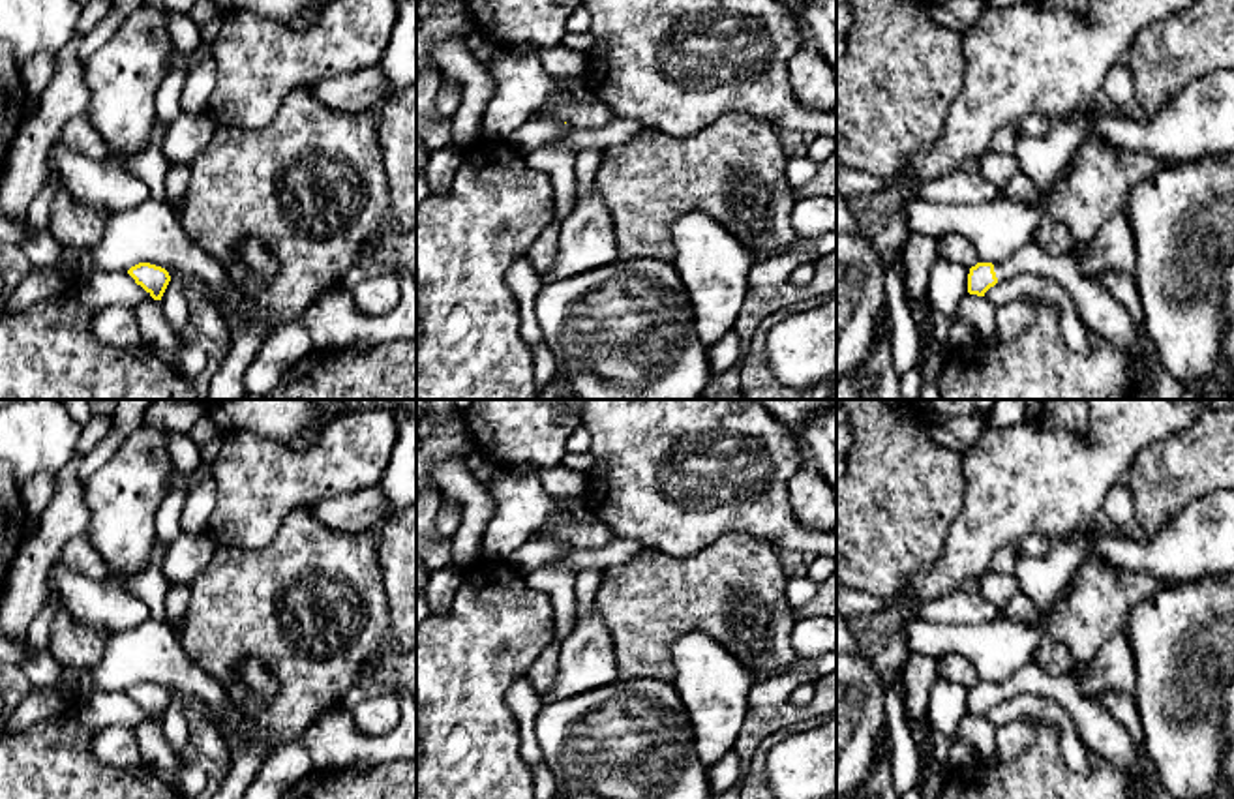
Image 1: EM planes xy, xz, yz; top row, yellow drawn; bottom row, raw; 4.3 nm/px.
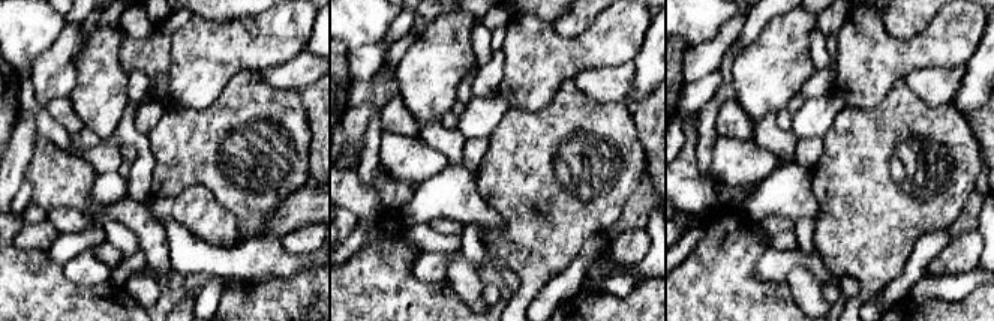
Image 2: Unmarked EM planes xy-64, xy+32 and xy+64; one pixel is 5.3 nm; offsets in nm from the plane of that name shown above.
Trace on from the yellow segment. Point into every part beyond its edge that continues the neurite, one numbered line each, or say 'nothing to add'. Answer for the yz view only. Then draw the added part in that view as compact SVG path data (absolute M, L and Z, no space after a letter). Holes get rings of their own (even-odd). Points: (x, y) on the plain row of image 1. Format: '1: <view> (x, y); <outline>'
1: yz (1103, 734); M1031 656L1015 675L994 685L994 692L998 701L1018 694L1041 694L1060 703L1071 715L1086 746L1129 775L1131 797L1150 799L1131 733L1099 701L1084 698L1071 673L1050 675Z

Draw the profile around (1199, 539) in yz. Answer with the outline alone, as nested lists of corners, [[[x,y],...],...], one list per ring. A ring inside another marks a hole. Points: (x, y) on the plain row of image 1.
[[[1221,490],[1206,495],[1200,501],[1189,503],[1185,508],[1176,512],[1166,525],[1161,525],[1151,536],[1127,538],[1110,535],[1091,535],[1090,531],[1078,531],[1063,540],[1075,538],[1076,535],[1088,535],[1091,538],[1091,551],[1086,559],[1097,557],[1112,568],[1125,570],[1131,574],[1148,574],[1166,581],[1183,581],[1210,572],[1232,572],[1234,570],[1234,490]]]

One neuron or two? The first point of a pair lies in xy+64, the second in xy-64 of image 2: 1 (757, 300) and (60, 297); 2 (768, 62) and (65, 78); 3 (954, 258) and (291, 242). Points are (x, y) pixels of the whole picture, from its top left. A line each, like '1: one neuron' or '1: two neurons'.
1: one neuron
2: two neurons
3: one neuron

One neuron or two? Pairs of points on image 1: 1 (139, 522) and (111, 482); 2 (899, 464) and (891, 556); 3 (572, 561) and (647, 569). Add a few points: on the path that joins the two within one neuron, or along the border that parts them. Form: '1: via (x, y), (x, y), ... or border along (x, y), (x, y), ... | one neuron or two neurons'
1: via (130, 512), (117, 492) | one neuron
2: via (899, 486), (899, 497), (891, 511), (891, 533) | one neuron
3: border along (646, 548), (610, 565), (602, 572) | two neurons

